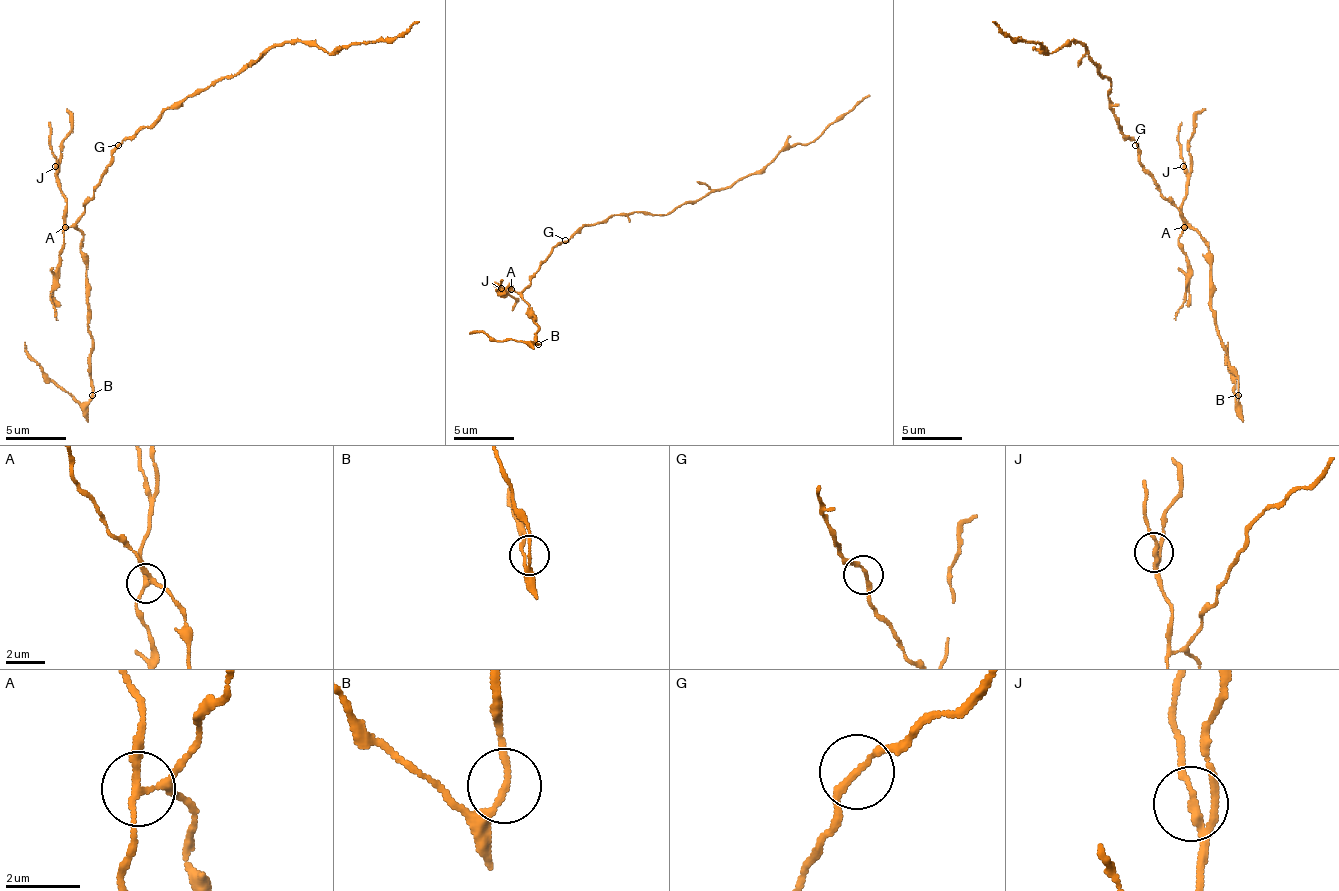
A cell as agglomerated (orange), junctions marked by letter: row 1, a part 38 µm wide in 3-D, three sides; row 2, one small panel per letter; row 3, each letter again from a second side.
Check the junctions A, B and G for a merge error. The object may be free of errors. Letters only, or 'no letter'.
A

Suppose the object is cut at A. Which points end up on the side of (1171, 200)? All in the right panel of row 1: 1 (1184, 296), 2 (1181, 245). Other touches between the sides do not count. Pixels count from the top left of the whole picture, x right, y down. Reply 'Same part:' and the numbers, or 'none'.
Same part: none

